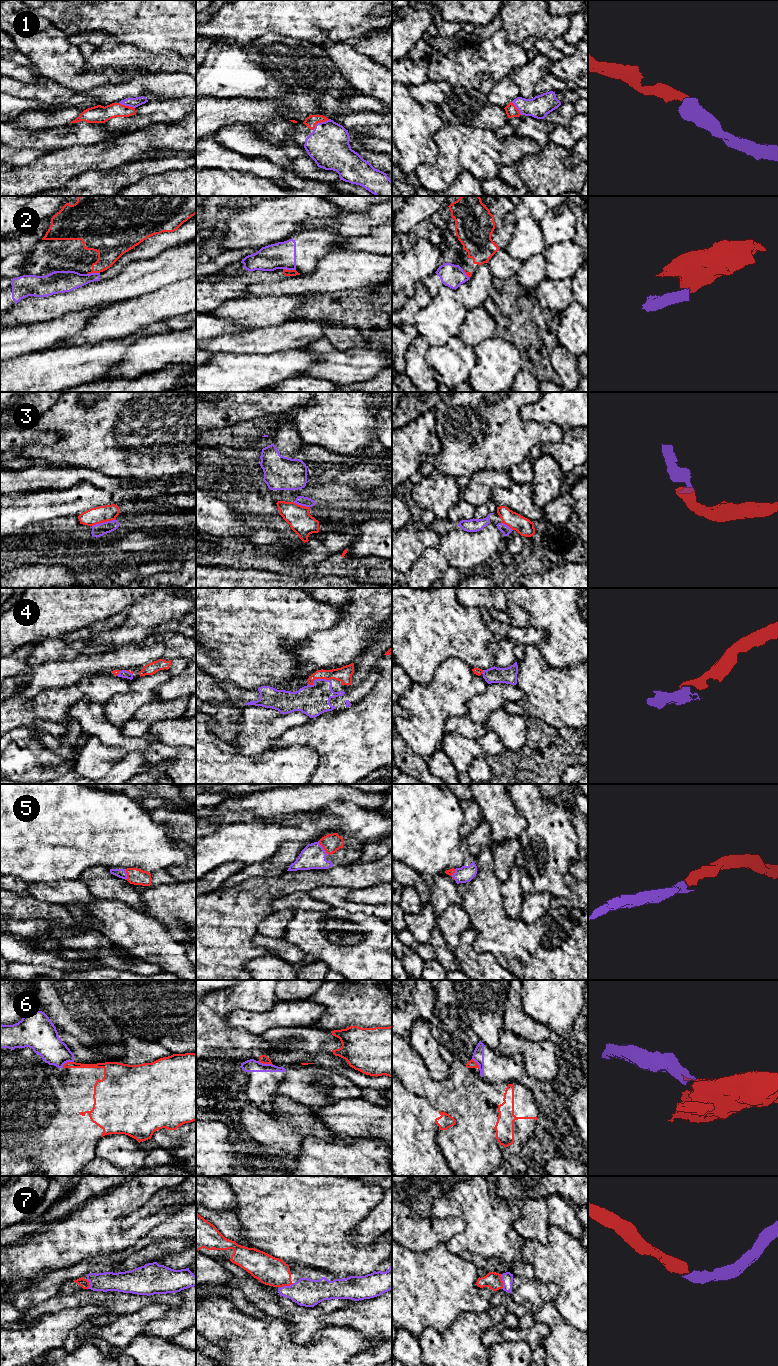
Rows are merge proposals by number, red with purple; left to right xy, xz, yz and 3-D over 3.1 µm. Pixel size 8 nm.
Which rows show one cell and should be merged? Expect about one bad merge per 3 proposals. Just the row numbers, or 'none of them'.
1, 3, 4, 5, 7

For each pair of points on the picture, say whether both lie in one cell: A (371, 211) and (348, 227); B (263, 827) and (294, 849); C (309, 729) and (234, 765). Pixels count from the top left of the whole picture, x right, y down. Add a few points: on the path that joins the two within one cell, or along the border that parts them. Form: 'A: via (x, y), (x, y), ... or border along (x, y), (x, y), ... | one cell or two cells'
A: via (365, 215), (354, 224) | one cell
B: border along (307, 843), (283, 843), (268, 858) | two cells
C: border along (296, 744), (273, 750) | two cells

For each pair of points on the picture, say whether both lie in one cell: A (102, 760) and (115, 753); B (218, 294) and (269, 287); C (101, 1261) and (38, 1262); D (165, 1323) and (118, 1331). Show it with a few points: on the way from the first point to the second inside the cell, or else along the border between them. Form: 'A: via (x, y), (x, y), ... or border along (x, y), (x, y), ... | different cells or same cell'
A: via (105, 757), (112, 755) | same cell
B: border along (266, 282), (252, 282), (245, 289), (243, 295) | different cells
C: border along (104, 1255), (96, 1255), (59, 1269) | different cells
D: border along (166, 1313), (151, 1320), (142, 1334) | different cells

